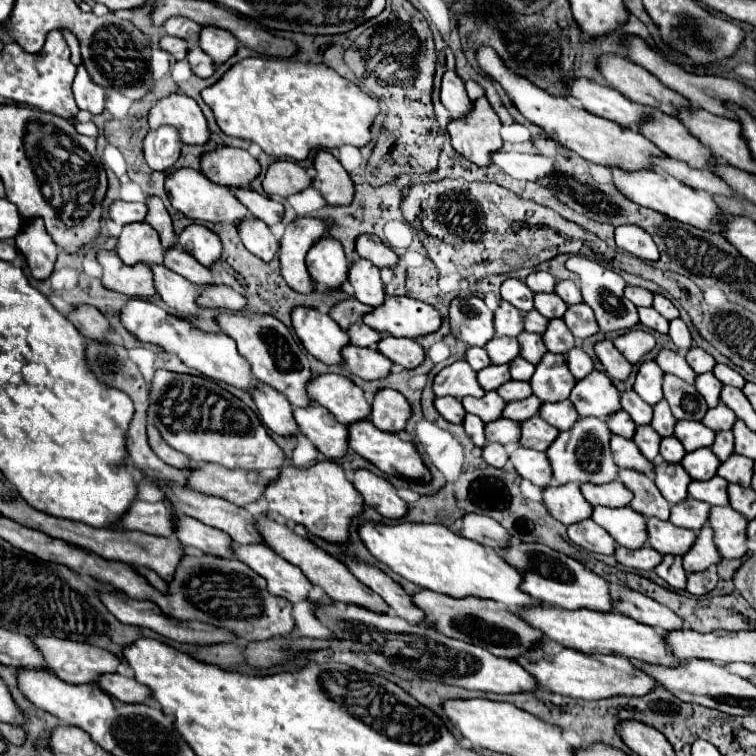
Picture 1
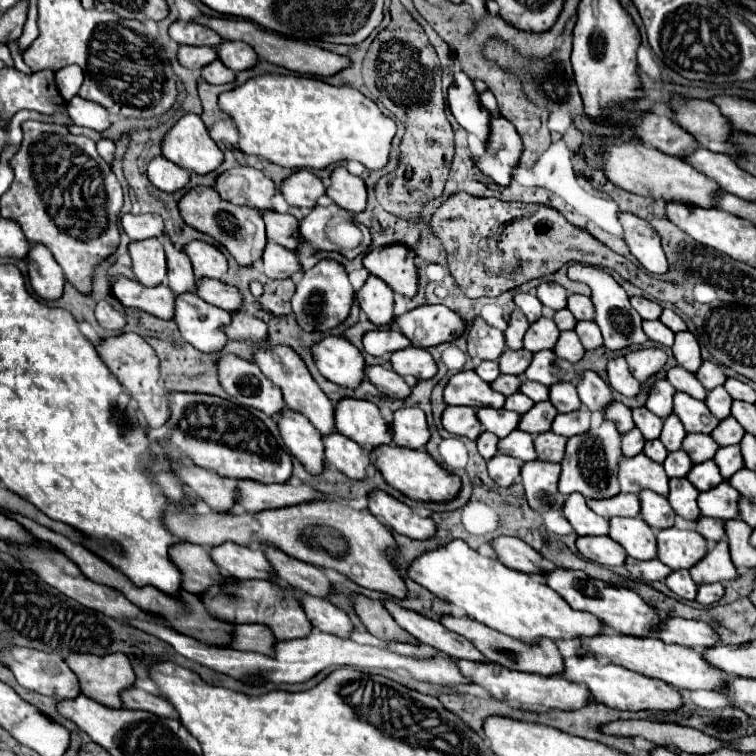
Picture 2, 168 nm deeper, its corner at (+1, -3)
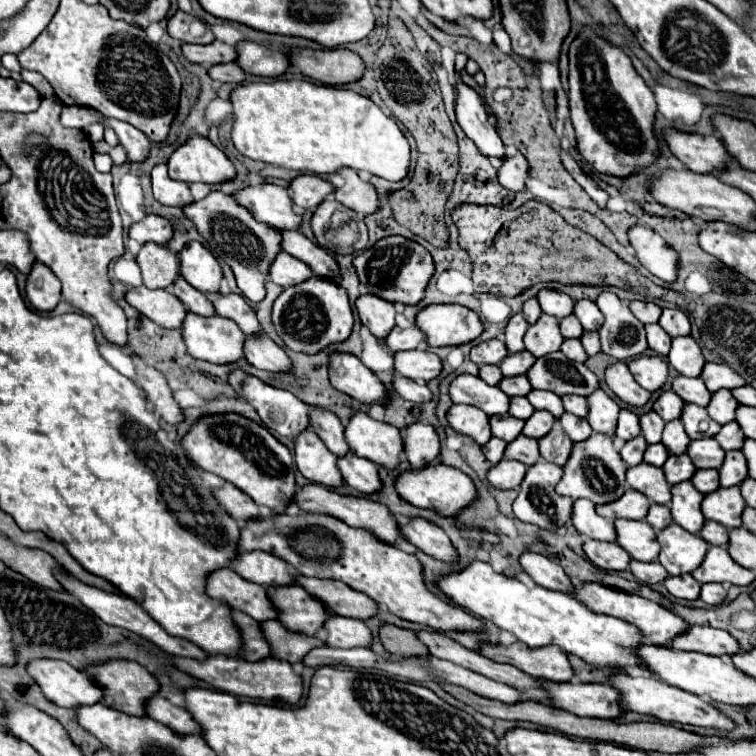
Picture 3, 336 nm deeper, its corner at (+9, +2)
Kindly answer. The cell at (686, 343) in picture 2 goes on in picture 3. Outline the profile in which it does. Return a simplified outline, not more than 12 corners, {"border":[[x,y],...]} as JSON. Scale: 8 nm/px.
{"border":[[677,337],[669,363],[699,377],[707,361],[693,337]]}

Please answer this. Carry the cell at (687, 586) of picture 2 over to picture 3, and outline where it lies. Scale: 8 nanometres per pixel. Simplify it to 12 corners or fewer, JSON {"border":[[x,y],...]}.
{"border":[[691,575],[669,577],[673,597],[699,599],[701,585]]}

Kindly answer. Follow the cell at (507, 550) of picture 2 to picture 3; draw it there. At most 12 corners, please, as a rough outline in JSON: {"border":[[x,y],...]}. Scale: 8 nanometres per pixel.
{"border":[[523,553],[519,561],[537,585],[571,593],[575,589],[555,561]]}

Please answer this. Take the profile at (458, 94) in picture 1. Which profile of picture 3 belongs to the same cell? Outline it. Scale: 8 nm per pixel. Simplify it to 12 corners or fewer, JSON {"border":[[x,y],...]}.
{"border":[[455,57],[455,115],[485,157],[505,159],[505,145],[479,95],[461,83],[467,57]]}

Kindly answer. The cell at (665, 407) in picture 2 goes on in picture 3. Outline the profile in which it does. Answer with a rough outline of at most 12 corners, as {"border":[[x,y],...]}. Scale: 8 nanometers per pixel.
{"border":[[663,391],[653,411],[665,421],[679,419],[685,403],[677,393]]}

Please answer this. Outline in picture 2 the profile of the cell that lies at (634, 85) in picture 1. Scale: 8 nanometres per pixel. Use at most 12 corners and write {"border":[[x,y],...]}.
{"border":[[673,94],[671,112],[701,146],[735,156],[713,102]]}

